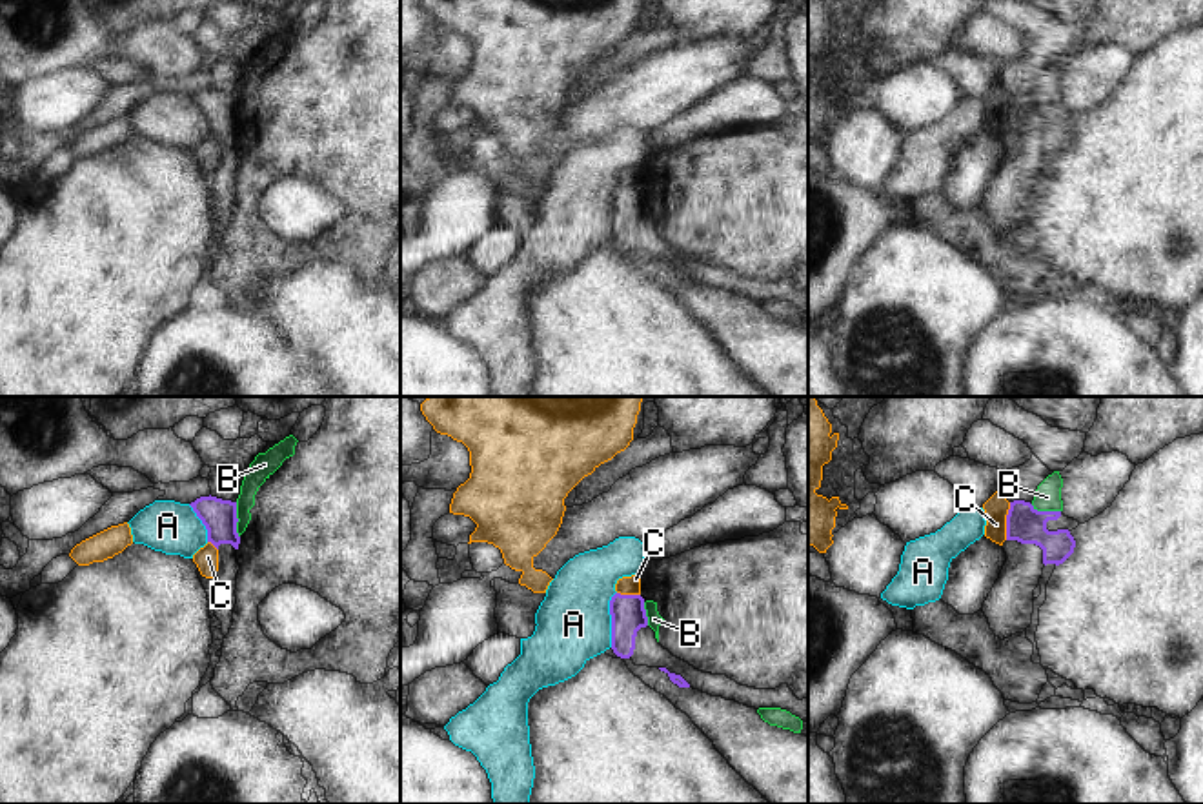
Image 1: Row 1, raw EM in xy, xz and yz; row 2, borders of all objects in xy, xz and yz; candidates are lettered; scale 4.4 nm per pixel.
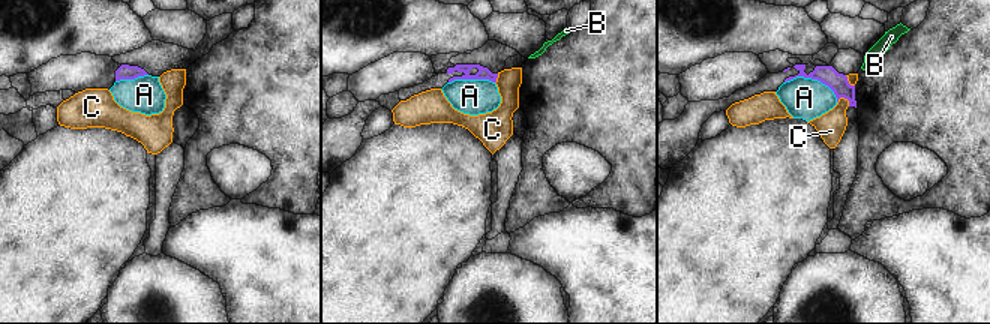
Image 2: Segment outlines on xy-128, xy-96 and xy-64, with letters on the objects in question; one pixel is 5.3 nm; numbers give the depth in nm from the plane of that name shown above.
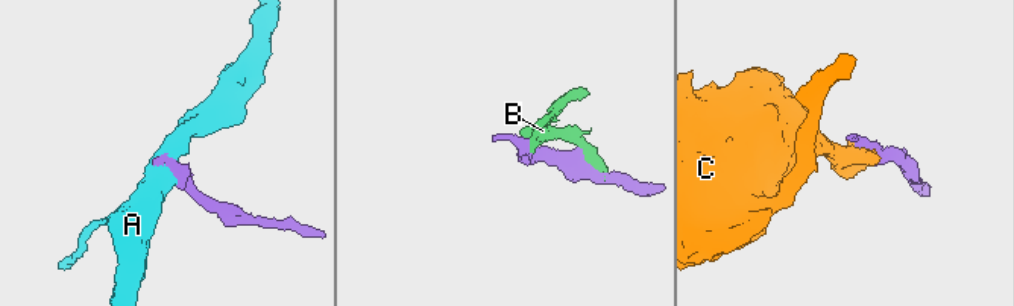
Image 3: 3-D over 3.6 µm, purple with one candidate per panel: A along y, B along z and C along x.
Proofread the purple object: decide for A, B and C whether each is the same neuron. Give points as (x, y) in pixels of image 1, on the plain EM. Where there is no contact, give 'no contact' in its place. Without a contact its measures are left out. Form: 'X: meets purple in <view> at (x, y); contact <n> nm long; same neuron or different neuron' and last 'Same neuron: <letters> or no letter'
A: meets purple in xz at (612, 211); contact 240 nm long; different neuron
B: meets purple in xy at (237, 113); contact 160 nm long; same neuron
C: meets purple in yz at (1007, 113); contact 170 nm long; different neuron
Same neuron: B

